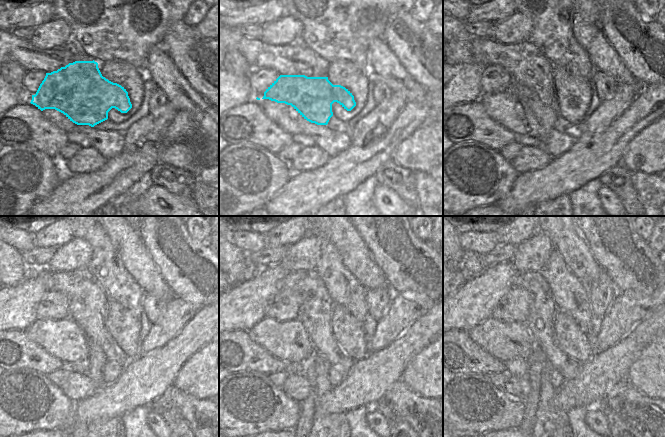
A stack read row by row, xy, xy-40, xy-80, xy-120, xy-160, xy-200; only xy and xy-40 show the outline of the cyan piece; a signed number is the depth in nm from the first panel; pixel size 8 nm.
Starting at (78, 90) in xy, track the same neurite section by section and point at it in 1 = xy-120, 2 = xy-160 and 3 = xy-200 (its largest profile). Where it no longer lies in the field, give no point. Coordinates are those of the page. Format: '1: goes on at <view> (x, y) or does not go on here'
1: goes on at xy-120 (96, 359)
2: goes on at xy-160 (321, 365)
3: goes on at xy-200 (549, 419)

